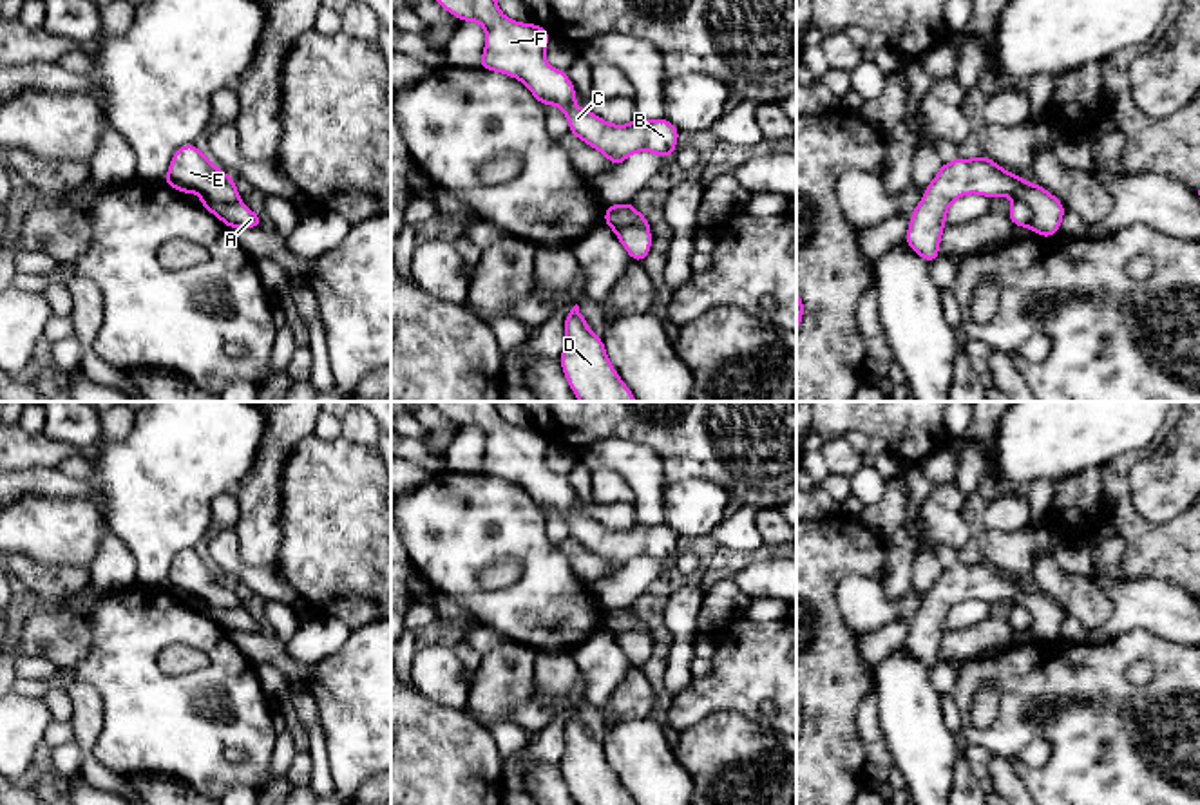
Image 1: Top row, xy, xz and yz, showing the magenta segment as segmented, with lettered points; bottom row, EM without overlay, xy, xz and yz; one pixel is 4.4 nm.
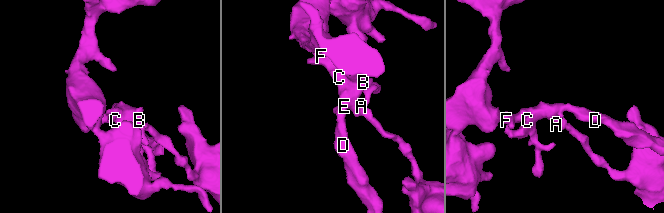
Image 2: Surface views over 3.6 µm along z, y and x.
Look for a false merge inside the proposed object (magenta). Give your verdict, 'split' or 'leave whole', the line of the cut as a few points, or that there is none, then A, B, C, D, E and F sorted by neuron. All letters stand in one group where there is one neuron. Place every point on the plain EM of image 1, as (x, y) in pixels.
split; cut xy (200, 599), (219, 608), (239, 606); groups A / B C D E F

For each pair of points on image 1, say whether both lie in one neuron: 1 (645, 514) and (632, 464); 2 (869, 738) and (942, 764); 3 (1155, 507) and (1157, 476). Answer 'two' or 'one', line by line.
1: one
2: two
3: one

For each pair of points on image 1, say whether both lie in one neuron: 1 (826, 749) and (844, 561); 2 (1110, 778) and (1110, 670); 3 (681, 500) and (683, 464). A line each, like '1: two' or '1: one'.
1: one
2: one
3: two

